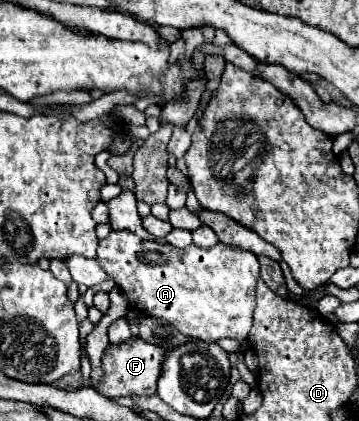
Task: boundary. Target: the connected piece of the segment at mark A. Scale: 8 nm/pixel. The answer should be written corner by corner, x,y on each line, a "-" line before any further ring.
113,230
107,238
99,240
97,262
127,294
133,308
169,322
181,334
203,342
217,342
219,338
235,338
239,342
247,340
253,322
255,284
259,280
259,262
253,252
221,242
213,248
197,248
191,244
189,248
179,250
155,240
141,240
129,230

